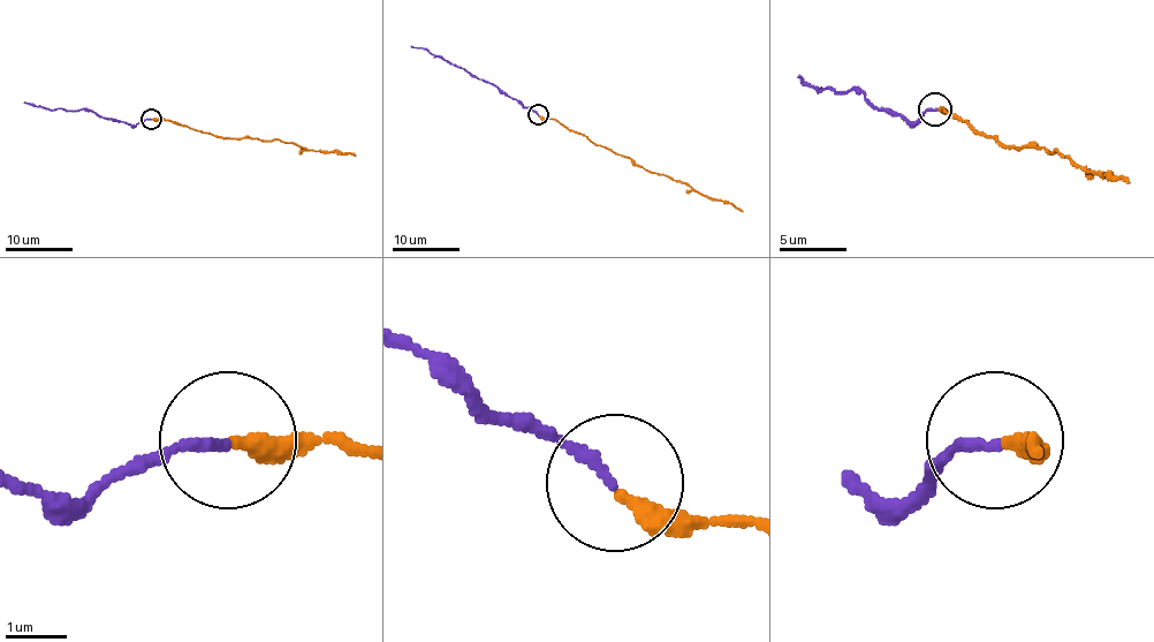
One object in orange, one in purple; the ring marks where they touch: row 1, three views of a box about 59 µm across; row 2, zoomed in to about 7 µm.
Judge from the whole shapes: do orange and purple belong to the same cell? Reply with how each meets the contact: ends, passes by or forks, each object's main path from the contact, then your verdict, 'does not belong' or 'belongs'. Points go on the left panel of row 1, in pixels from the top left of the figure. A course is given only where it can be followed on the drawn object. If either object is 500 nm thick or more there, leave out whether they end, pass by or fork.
orange ends; purple ends; course orange (151, 119), (168, 119), (219, 137), (279, 140), (316, 151), (356, 156); course purple (151, 119), (131, 126), (91, 111), (46, 108), (24, 103); belongs

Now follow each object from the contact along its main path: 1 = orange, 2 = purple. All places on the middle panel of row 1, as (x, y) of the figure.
1: (538, 115), (555, 119), (652, 173), (688, 182), (703, 195), (733, 203), (743, 211)
2: (538, 114), (495, 85), (411, 45)

